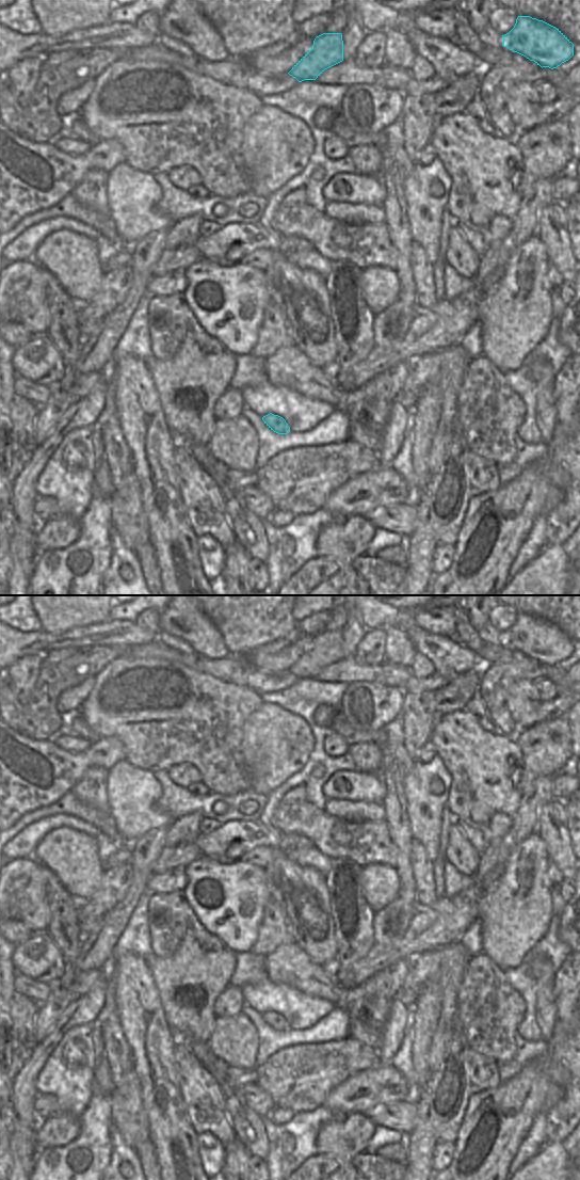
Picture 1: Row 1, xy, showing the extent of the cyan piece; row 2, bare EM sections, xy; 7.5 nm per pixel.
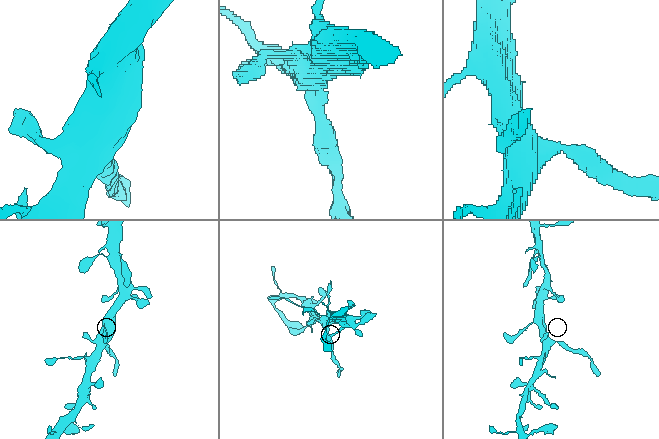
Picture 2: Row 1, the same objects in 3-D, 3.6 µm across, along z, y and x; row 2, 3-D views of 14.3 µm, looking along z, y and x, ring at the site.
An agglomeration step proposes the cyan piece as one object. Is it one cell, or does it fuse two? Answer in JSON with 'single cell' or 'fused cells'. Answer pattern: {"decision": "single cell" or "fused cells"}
{"decision": "single cell"}

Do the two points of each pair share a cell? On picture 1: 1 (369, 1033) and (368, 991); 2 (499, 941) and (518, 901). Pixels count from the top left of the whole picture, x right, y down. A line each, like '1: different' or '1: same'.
1: same
2: same

